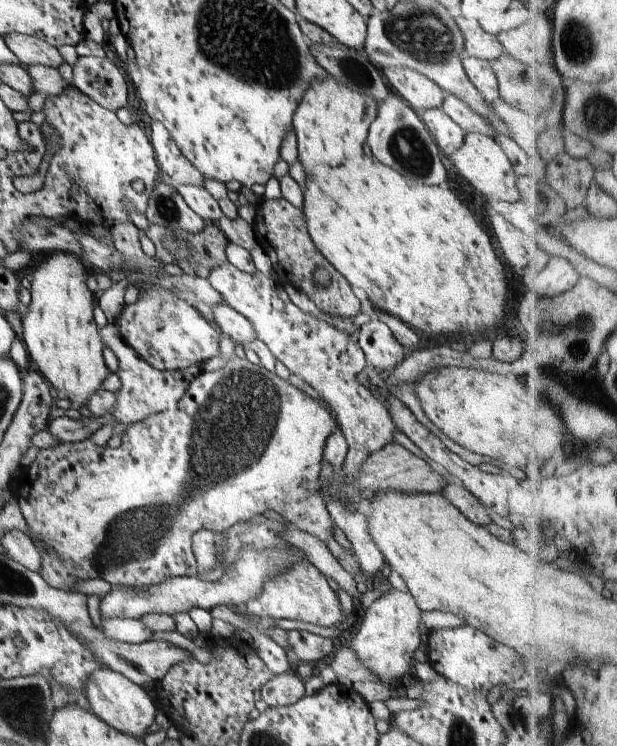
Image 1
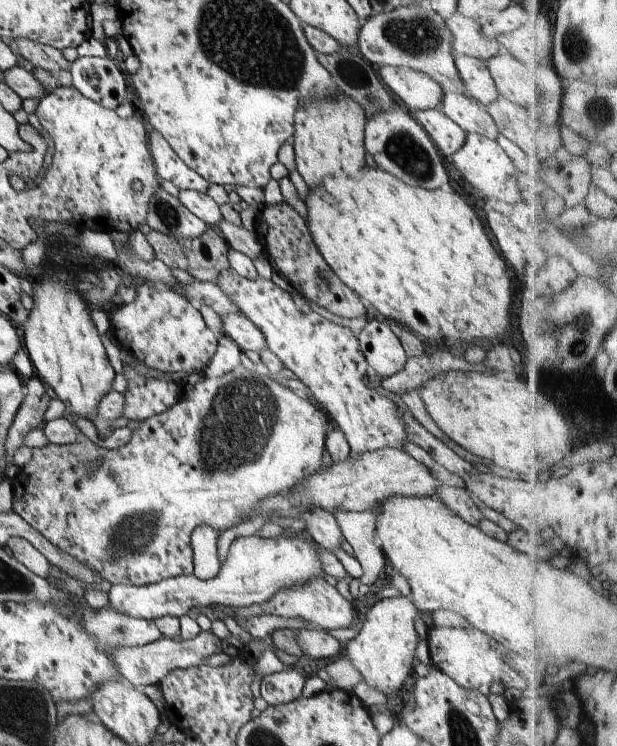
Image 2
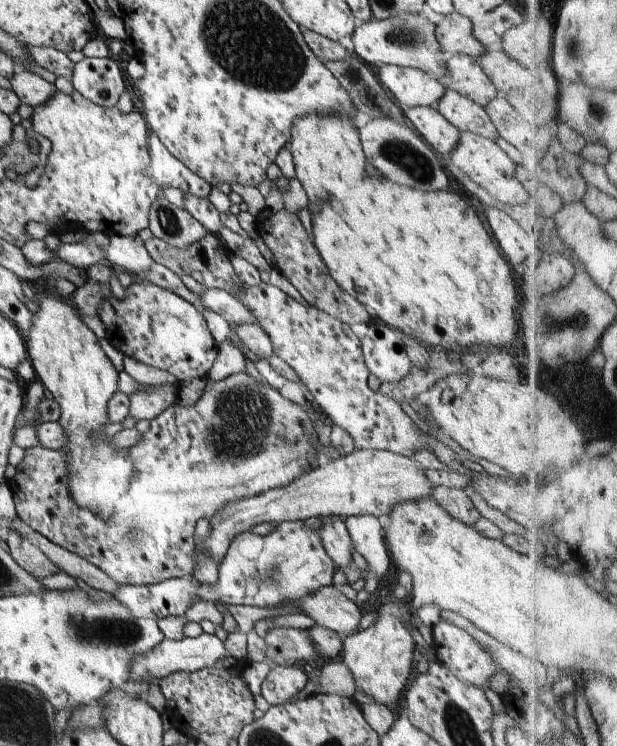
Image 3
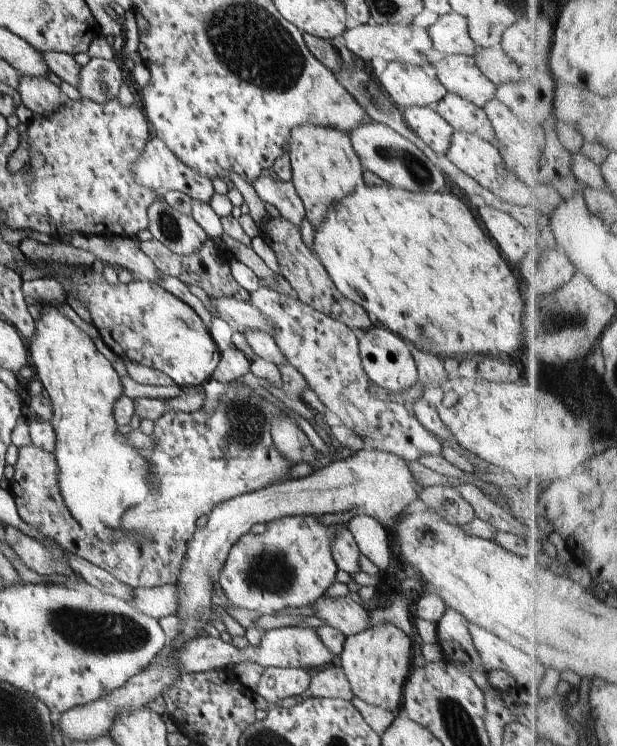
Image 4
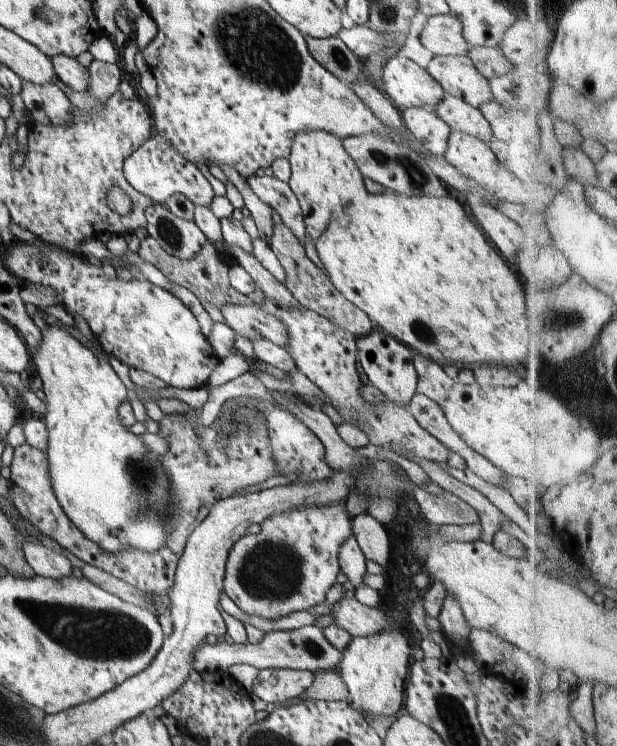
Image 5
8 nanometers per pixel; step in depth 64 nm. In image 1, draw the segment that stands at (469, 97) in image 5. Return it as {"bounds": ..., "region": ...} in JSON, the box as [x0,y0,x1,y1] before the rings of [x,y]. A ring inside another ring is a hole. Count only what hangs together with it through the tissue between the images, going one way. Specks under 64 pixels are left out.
{"bounds":[461,57,503,105],"region":[[[465,57],[461,63],[468,78],[482,93],[488,104],[491,105],[498,97],[503,96],[492,68],[492,62],[476,57]]]}

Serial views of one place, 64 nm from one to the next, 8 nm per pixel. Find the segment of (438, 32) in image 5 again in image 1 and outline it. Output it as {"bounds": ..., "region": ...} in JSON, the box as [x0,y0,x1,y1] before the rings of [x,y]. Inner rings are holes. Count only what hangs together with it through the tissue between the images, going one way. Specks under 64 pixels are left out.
{"bounds":[454,14,505,62],"region":[[[456,14],[454,20],[465,40],[465,57],[493,62],[505,54],[499,36],[486,33],[476,19],[466,19]]]}

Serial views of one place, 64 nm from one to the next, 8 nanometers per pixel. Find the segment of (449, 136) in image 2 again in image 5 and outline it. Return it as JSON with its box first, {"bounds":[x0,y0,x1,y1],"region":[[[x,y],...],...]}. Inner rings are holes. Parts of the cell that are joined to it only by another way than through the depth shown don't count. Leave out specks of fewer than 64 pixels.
{"bounds":[401,107,452,156],"region":[[[410,107],[401,110],[401,116],[407,129],[432,155],[444,156],[452,130],[433,108]]]}

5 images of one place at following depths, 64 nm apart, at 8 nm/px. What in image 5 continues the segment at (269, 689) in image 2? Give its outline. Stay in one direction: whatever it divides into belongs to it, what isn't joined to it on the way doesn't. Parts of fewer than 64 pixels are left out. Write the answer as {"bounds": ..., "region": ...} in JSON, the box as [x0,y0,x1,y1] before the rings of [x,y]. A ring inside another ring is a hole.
{"bounds":[251,669,314,703],"region":[[[259,669],[251,694],[267,703],[292,703],[311,686],[314,675],[313,672],[296,669]]]}

